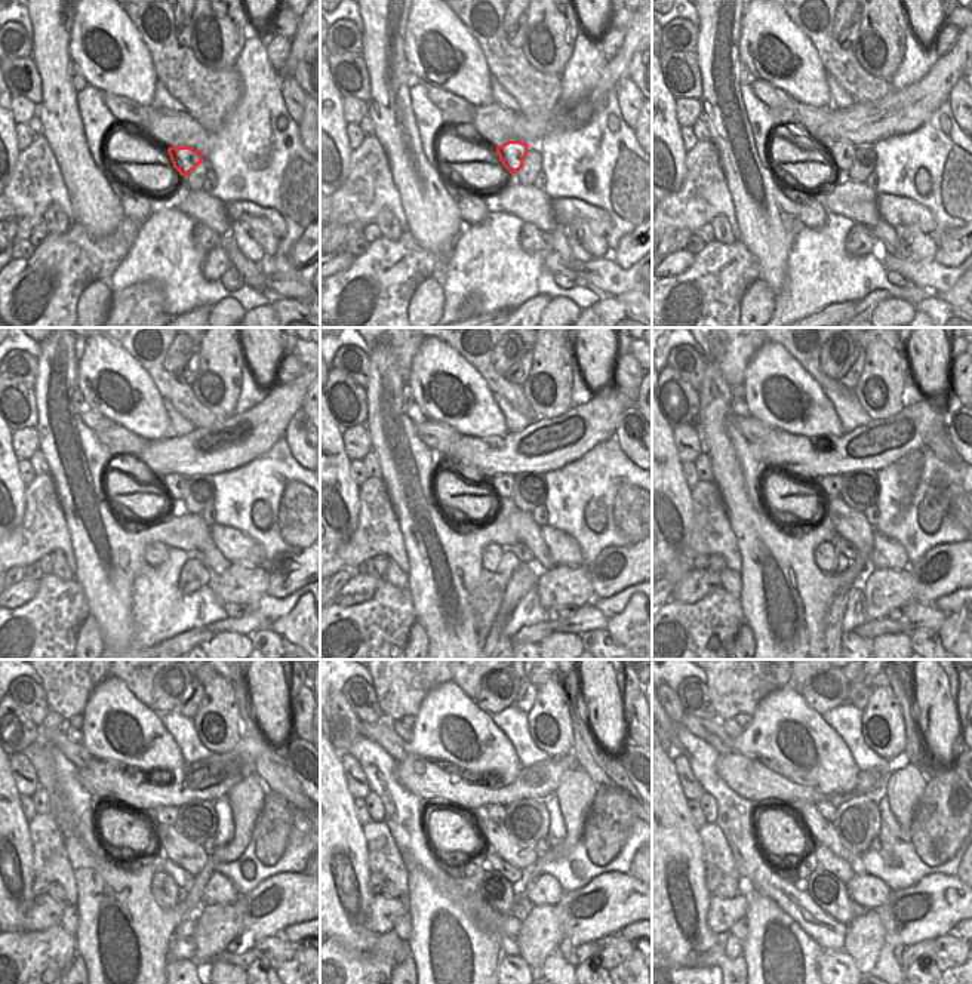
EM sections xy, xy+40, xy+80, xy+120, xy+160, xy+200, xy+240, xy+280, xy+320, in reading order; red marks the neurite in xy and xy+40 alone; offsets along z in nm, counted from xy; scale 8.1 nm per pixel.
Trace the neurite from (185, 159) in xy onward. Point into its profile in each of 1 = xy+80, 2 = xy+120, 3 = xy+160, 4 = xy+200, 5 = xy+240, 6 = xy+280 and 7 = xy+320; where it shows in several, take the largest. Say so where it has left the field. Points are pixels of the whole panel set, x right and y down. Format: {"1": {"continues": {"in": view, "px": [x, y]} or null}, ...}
{"1": {"continues": {"in": "xy+80", "px": [842, 154]}}, "2": {"continues": {"in": "xy+120", "px": [174, 485]}}, "3": {"continues": {"in": "xy+160", "px": [503, 485]}}, "4": {"continues": {"in": "xy+200", "px": [831, 485]}}, "5": {"continues": {"in": "xy+240", "px": [165, 814]}}, "6": {"continues": {"in": "xy+280", "px": [497, 812]}}, "7": {"continues": {"in": "xy+320", "px": [827, 808]}}}

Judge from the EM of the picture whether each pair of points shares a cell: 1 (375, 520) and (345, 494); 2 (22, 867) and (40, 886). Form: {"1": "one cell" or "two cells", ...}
{"1": "two cells", "2": "two cells"}

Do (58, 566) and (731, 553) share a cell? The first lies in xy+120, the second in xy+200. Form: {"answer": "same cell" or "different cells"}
{"answer": "different cells"}

